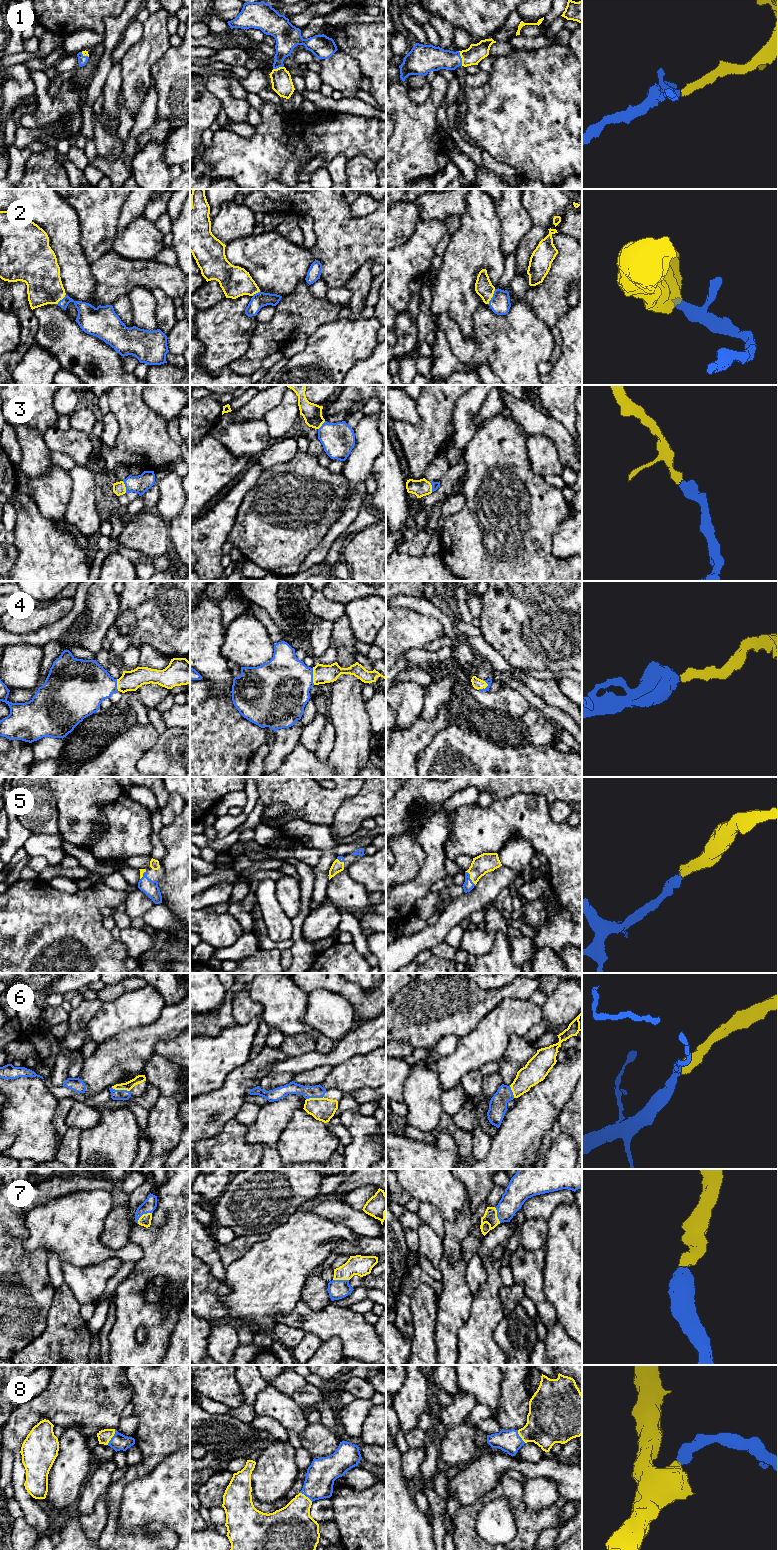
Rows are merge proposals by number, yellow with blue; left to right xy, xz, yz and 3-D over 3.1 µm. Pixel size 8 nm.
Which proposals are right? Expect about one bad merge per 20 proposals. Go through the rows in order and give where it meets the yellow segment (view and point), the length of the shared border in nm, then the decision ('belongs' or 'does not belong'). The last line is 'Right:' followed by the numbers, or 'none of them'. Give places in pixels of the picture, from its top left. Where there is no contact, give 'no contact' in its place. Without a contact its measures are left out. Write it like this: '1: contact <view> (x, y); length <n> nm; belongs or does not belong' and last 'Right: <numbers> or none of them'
1: contact yz (461, 57); length 120 nm; belongs
2: contact yz (492, 296); length 140 nm; belongs
3: contact xy (125, 487); length 100 nm; belongs
4: contact xz (313, 676); length 140 nm; belongs
5: contact yz (470, 877); length 140 nm; belongs
6: contact xy (120, 1089); length 160 nm; belongs
7: contact xy (142, 1215); length 150 nm; belongs
8: contact xy (112, 1436); length 140 nm; belongs
Right: 1, 2, 3, 4, 5, 6, 7, 8

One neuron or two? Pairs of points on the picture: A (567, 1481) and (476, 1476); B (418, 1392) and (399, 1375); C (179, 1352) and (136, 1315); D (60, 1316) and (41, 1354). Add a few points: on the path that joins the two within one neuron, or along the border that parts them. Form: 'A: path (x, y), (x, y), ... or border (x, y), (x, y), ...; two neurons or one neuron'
A: path (544, 1469), (528, 1469), (515, 1464), (499, 1464); one neuron
B: border (406, 1375), (403, 1386), (396, 1394); two neurons
C: border (177, 1321), (164, 1354); two neurons
D: path (60, 1325), (60, 1330), (46, 1345); one neuron

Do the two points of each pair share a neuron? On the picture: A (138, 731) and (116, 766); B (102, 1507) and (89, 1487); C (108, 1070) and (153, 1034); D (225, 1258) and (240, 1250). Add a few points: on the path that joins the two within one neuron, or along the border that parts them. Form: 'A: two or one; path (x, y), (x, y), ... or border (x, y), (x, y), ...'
A: one; path (136, 740), (120, 757)
B: two; border (106, 1489), (90, 1513), (80, 1514)
C: one; path (119, 1060), (125, 1057), (142, 1040)
D: one; path (229, 1254), (236, 1250)

